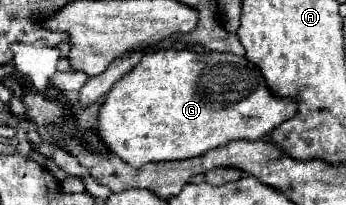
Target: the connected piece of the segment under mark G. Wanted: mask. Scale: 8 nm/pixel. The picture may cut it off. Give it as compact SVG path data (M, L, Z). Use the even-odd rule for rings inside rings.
M152 49L146 51L138 65L132 67L114 87L98 111L98 129L106 147L124 163L140 167L152 161L180 161L204 155L210 149L228 145L238 139L266 139L268 133L296 113L296 103L278 99L266 87L262 73L246 57L232 53L194 53L188 49Z

